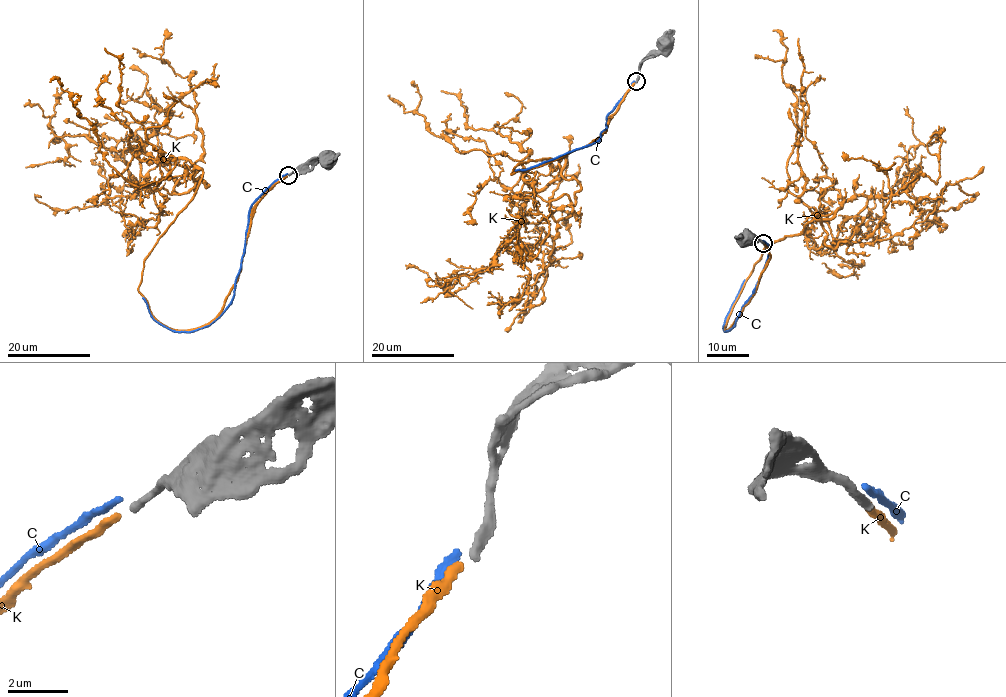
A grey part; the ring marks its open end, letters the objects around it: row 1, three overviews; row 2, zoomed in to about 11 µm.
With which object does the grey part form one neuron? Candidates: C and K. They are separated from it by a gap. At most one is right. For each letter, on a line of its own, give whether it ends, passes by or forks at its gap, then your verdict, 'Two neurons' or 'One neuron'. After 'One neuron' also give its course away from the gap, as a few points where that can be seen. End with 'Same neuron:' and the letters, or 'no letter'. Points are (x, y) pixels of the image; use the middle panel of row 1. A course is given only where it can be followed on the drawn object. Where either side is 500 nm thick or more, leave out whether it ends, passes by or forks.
C: It ends there. Two neurons
K: It ends there. One neuron. Its course: (634, 83), (600, 138), (514, 166), (566, 157), (523, 177), (555, 220), (579, 211), (572, 241), (538, 229)
Same neuron: K

